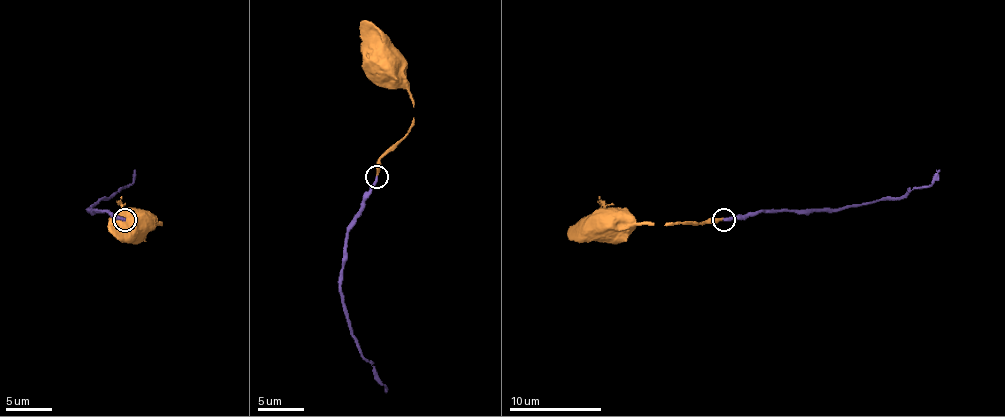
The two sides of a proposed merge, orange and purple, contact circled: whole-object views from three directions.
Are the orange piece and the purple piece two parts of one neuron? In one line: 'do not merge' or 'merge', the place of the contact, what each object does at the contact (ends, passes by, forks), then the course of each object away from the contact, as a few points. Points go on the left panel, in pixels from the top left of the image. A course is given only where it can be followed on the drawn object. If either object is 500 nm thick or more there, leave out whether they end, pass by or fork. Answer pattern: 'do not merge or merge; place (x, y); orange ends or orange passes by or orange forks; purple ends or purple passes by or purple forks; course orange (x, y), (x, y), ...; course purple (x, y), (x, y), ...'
merge; place (125, 219); orange ends; purple ends; course orange (124, 220), (161, 224), (131, 224); course purple (124, 220), (108, 211), (90, 208), (99, 199), (110, 199), (122, 188), (126, 188), (136, 169)

